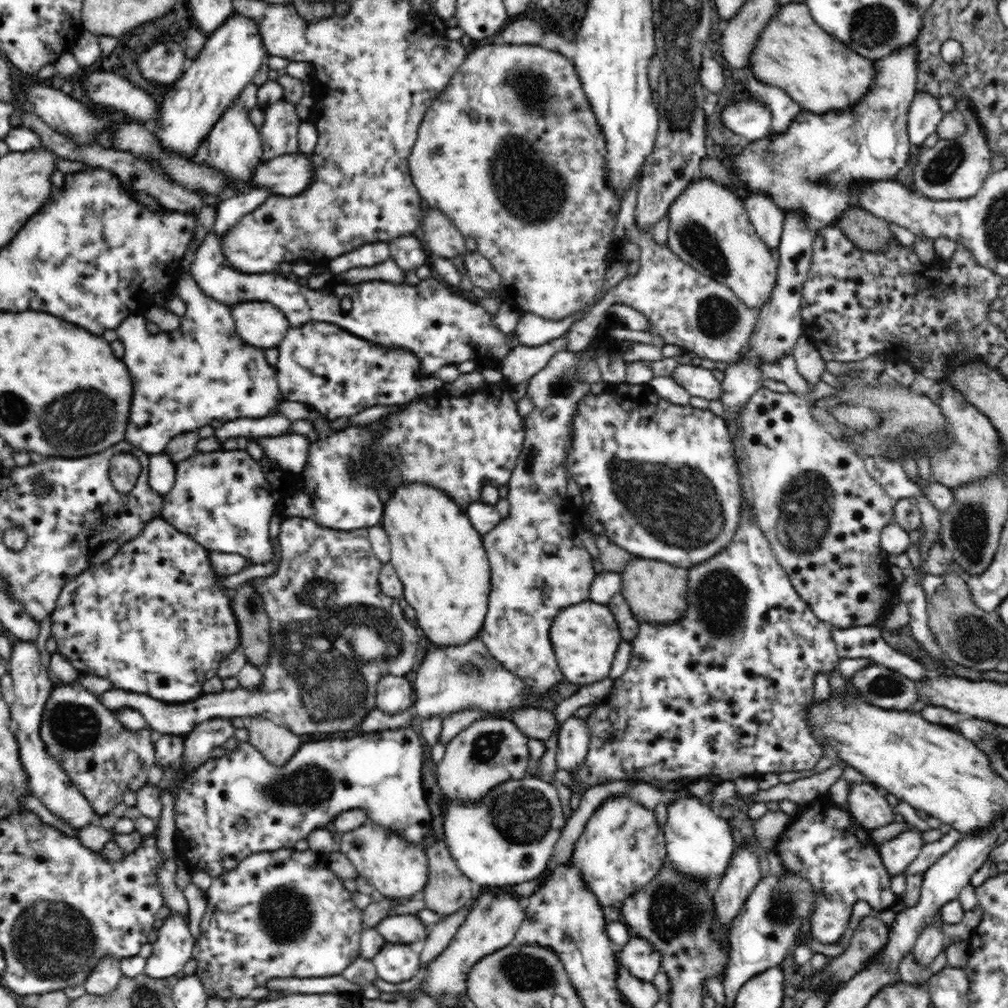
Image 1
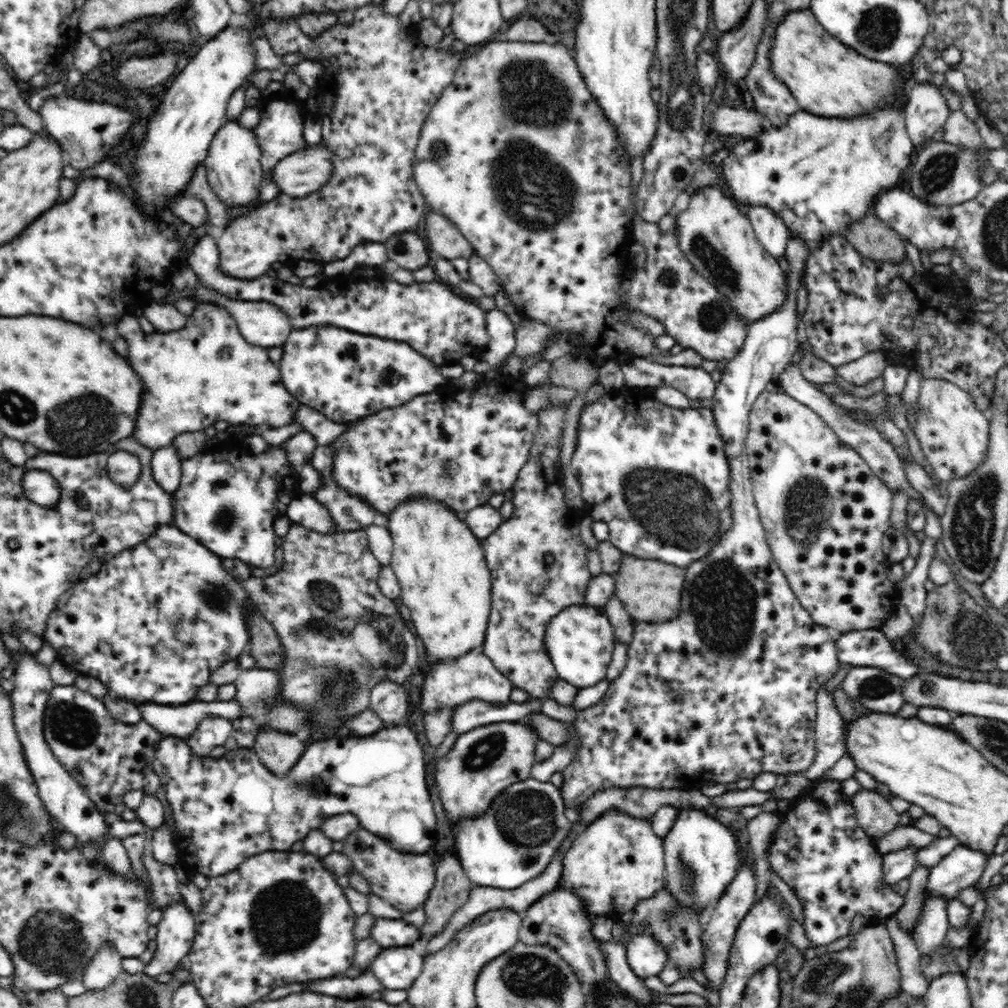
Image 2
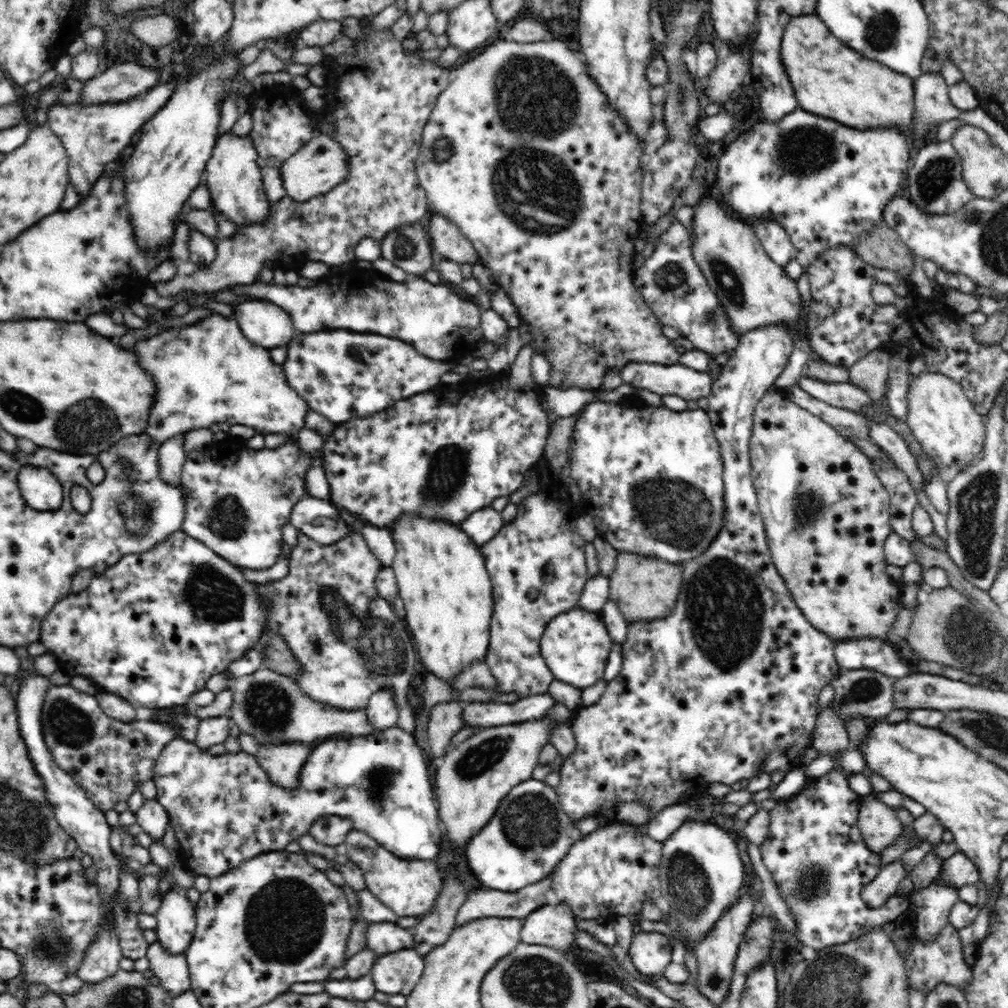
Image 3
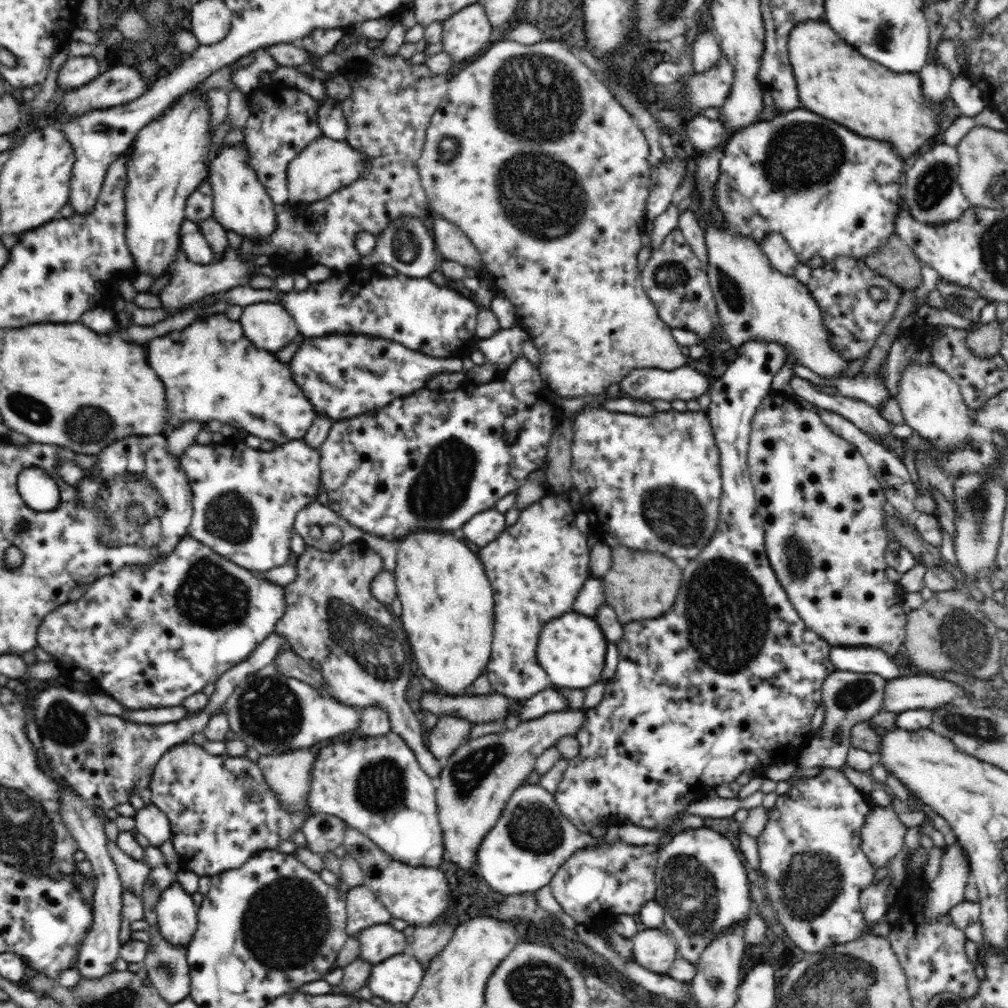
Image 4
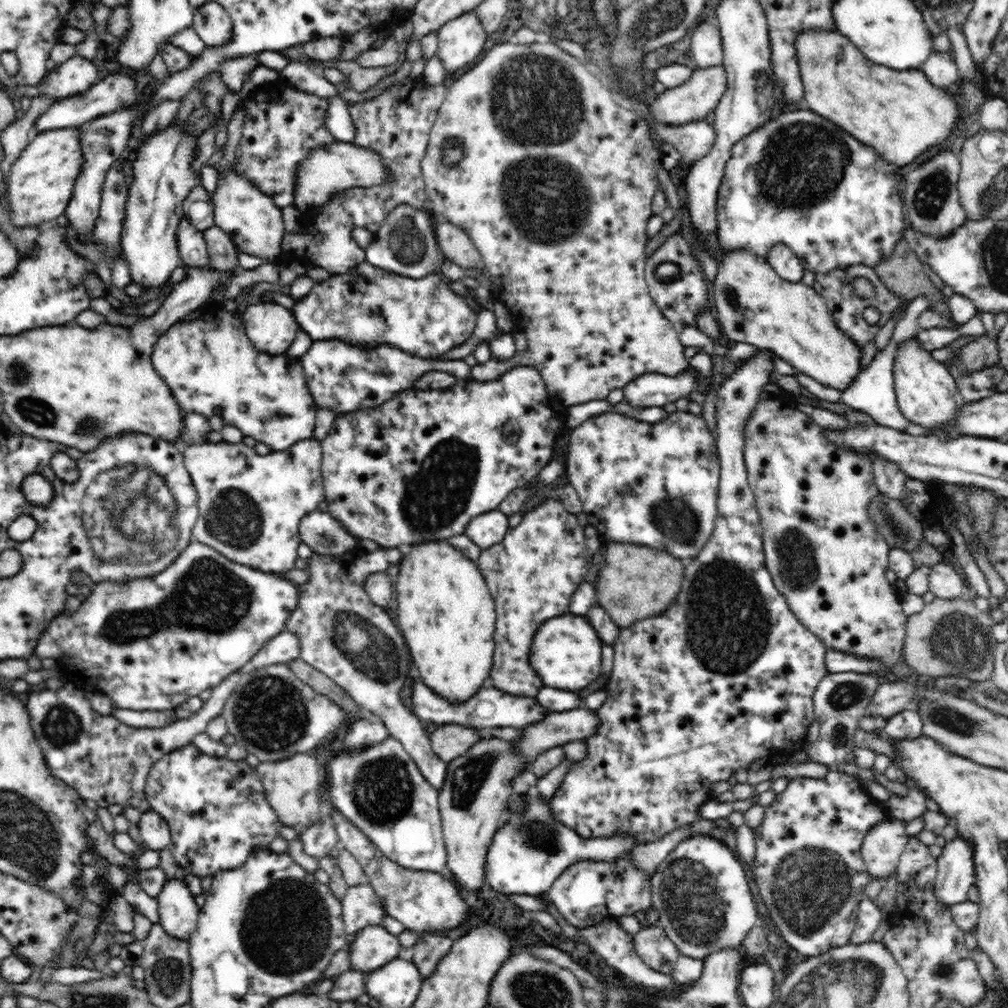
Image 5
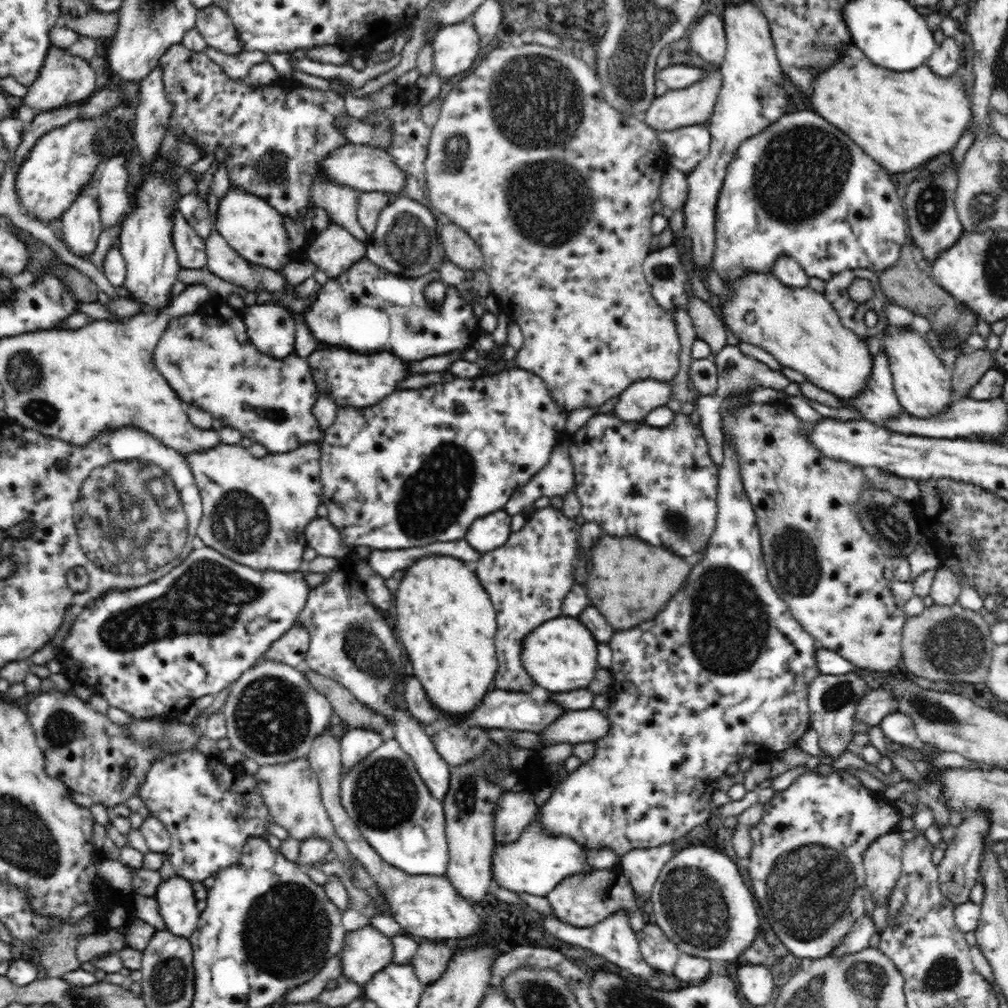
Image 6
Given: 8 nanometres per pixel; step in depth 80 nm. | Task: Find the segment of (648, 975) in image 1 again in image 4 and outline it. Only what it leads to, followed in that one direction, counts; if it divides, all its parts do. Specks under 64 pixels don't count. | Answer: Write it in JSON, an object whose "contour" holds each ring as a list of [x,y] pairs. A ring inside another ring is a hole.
{"contour":[[[661,928],[638,931],[631,941],[633,960],[650,972],[667,974],[677,960],[676,946]]]}

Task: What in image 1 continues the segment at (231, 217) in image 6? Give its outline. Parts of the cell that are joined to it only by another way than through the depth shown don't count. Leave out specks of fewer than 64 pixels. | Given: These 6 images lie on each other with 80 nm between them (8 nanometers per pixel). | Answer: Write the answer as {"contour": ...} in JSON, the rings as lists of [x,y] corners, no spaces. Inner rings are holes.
{"contour":[[[248,83],[244,90],[237,96],[231,106],[224,110],[224,114],[218,118],[214,128],[208,134],[208,157],[205,164],[225,178],[227,186],[232,188],[238,195],[247,193],[250,182],[258,170],[258,164],[263,155],[263,146],[260,138],[259,129],[250,121],[249,112],[258,107],[257,90],[258,84]]]}

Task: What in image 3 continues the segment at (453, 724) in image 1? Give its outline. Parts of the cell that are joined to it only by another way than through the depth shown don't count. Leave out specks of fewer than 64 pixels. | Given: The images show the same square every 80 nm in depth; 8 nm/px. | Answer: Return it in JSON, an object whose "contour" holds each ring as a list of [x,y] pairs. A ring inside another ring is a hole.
{"contour":[[[550,693],[519,698],[513,703],[474,701],[463,706],[462,717],[468,729],[502,726],[541,719],[556,704],[556,699]]]}

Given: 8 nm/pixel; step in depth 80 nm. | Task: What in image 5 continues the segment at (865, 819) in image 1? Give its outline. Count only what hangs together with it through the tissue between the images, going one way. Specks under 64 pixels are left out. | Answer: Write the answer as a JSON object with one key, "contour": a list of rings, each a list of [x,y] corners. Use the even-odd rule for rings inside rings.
{"contour":[[[888,813],[888,818],[868,830],[861,855],[870,879],[887,879],[897,872],[899,858],[909,841],[902,820]]]}

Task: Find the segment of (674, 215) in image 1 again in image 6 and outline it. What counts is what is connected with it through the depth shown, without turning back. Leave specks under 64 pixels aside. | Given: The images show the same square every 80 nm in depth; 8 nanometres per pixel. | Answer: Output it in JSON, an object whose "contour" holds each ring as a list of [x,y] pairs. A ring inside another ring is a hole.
{"contour":[[[746,272],[736,282],[724,282],[731,299],[721,303],[725,325],[740,342],[748,342],[766,350],[781,363],[783,367],[797,370],[816,386],[835,394],[838,398],[860,397],[866,390],[868,378],[872,374],[873,356],[866,345],[854,331],[844,327],[840,315],[828,302],[824,294],[820,294],[809,286],[792,288],[778,280],[773,273]]]}

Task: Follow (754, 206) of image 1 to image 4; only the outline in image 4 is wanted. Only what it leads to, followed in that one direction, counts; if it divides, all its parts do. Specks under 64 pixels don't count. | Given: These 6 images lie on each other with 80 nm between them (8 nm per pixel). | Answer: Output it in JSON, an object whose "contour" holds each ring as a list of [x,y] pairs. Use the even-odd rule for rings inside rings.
{"contour":[[[770,232],[768,236],[764,236],[760,245],[776,270],[794,277],[794,270],[799,263],[798,257],[788,241],[779,232]]]}

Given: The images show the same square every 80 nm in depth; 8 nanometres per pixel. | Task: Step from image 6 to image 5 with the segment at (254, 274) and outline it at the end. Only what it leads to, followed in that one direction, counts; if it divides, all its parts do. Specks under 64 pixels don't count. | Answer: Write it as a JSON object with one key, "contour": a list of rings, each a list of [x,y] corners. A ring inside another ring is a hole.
{"contour":[[[216,225],[203,232],[209,252],[210,268],[218,272],[235,272],[237,275],[243,269],[238,264],[235,244],[232,239]]]}

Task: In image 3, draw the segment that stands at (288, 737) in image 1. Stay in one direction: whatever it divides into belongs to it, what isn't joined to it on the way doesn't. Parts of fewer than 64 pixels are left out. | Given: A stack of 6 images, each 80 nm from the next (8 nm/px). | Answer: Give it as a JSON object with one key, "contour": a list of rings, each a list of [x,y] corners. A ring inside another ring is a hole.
{"contour":[[[300,742],[284,744],[258,744],[255,757],[258,764],[267,772],[272,784],[286,790],[300,786],[300,768],[310,756],[310,748]]]}

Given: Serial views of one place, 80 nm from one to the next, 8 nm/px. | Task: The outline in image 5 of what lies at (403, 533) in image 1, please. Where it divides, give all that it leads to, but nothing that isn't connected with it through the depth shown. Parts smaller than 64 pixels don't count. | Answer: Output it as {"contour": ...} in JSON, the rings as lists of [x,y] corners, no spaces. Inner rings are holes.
{"contour":[[[446,540],[424,542],[403,549],[394,593],[398,601],[398,625],[404,635],[413,664],[420,672],[422,683],[448,702],[466,702],[476,692],[489,685],[495,650],[495,602],[487,582],[477,567],[463,552],[448,545]]]}

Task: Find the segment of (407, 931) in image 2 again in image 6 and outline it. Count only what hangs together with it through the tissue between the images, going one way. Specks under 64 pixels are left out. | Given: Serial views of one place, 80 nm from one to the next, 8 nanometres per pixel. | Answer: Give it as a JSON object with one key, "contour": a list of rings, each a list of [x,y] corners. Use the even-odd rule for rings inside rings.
{"contour":[[[371,925],[352,932],[345,932],[344,950],[339,954],[342,976],[363,986],[394,958],[394,945]]]}

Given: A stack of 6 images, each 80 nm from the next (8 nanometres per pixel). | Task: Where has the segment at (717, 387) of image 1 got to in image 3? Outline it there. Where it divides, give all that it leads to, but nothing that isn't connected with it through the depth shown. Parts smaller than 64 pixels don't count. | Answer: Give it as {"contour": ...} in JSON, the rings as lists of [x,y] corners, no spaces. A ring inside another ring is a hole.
{"contour":[[[632,362],[622,368],[621,377],[624,384],[629,384],[637,390],[650,390],[660,397],[664,394],[674,394],[686,401],[708,397],[713,385],[709,373],[698,372],[680,363],[664,366]]]}

